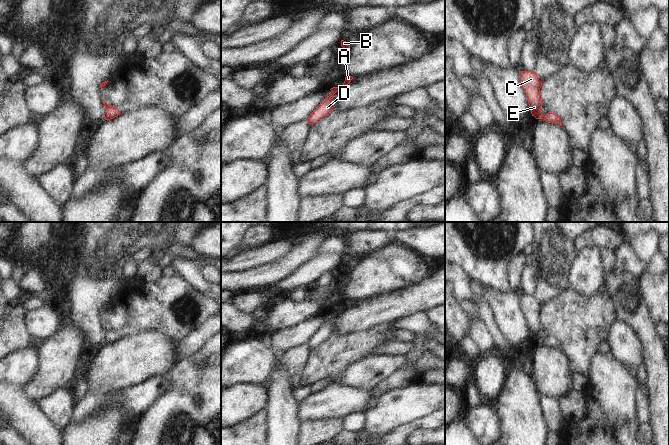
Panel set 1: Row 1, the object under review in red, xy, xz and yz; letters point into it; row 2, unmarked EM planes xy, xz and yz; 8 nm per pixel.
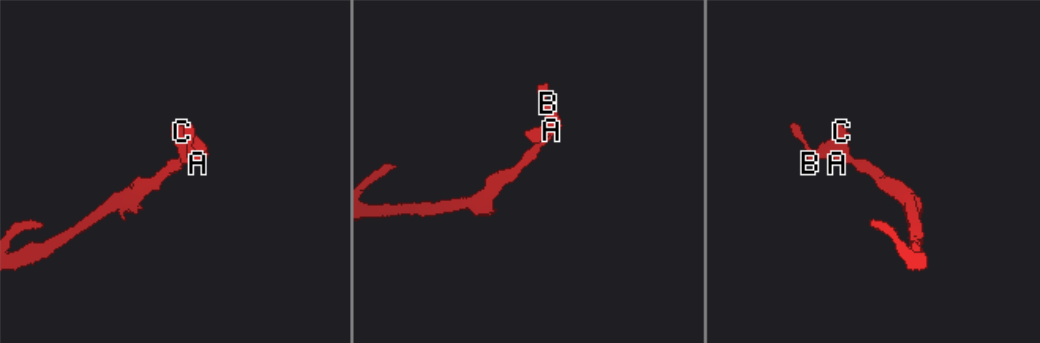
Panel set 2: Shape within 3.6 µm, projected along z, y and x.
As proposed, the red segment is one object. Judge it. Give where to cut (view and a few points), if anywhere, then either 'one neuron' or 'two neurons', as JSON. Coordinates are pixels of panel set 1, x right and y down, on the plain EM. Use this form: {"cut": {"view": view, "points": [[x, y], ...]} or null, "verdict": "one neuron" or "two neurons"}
{"cut": null, "verdict": "one neuron"}

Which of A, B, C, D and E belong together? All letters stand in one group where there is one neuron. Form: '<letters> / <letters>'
A B C D E

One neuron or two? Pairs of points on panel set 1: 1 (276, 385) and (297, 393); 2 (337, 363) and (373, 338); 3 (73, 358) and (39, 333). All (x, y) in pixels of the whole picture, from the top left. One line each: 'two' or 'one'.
1: two
2: one
3: two

